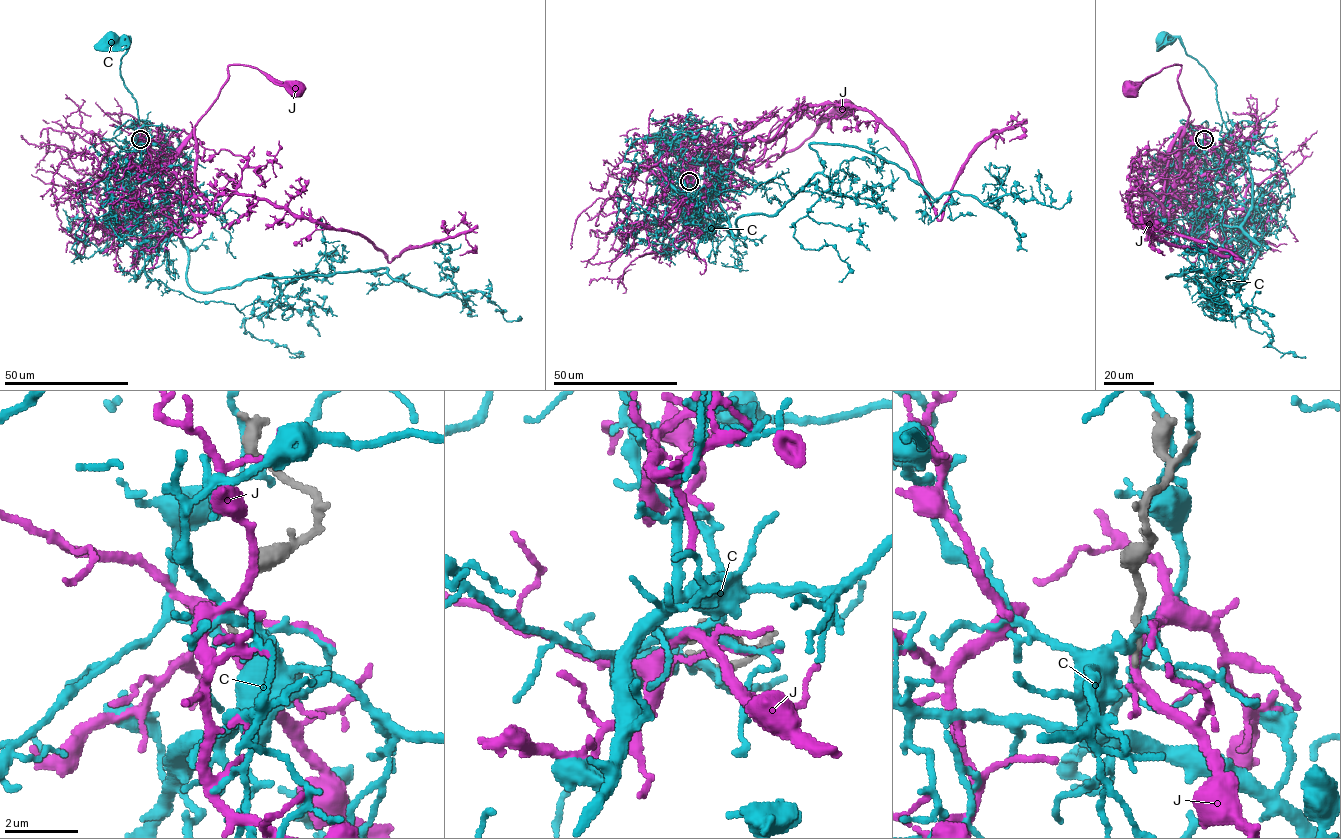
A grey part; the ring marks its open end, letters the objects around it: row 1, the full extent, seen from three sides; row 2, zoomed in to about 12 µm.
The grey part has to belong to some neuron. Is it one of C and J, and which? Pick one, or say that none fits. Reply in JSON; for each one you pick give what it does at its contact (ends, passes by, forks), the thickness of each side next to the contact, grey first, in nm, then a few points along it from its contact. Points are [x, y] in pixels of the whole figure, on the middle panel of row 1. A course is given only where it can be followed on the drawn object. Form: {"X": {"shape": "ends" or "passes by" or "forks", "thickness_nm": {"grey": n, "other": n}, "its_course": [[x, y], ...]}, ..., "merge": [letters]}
{"J": {"shape": "passes by", "thickness_nm": {"grey": 240, "other": 240}, "its_course": [[689, 181], [699, 189], [714, 186], [706, 182], [705, 167], [716, 158], [758, 166], [794, 150], [848, 106]]}, "merge": ["J"]}

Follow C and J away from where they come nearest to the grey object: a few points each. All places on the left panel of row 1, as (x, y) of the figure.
C: (140, 139), (131, 162), (160, 171), (161, 162), (141, 132), (135, 100), (121, 76), (127, 38), (111, 40)
J: (140, 139), (163, 165), (155, 176), (217, 97), (231, 65), (256, 67), (282, 82), (298, 84), (299, 89)

